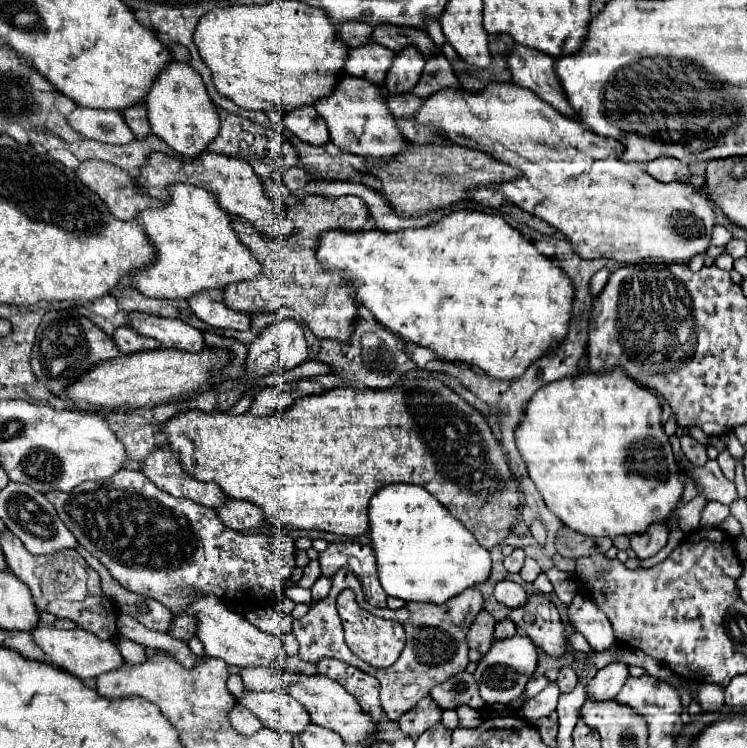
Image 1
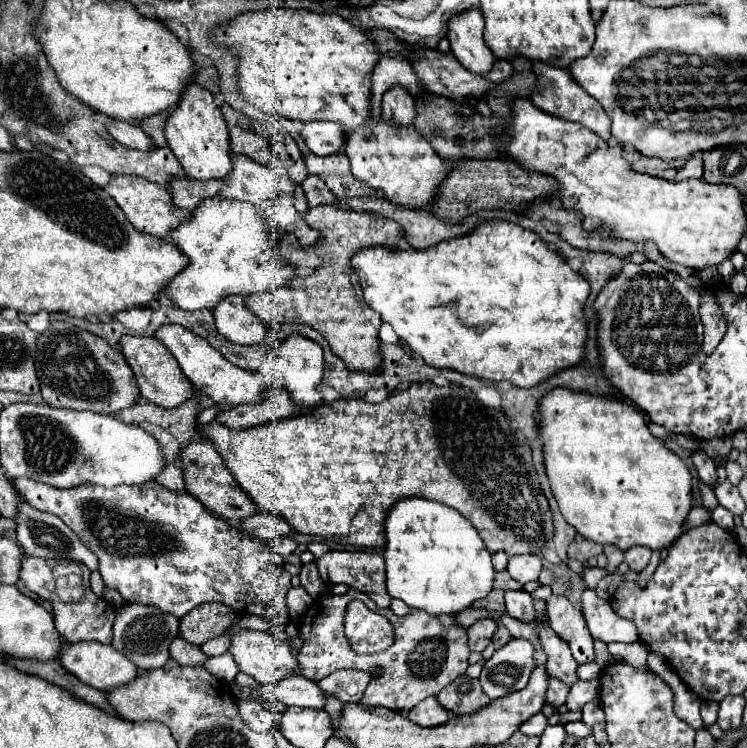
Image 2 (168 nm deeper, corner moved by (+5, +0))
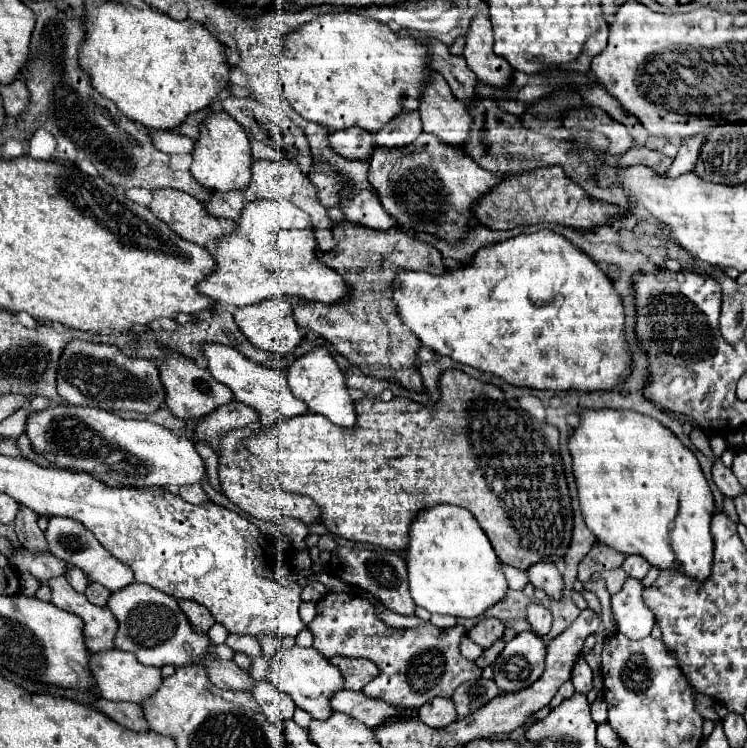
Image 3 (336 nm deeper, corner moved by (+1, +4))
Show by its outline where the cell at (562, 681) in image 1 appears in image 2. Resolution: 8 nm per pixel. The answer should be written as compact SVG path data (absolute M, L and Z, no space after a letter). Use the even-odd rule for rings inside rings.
M552 678L552 680L550 680L548 694L546 694L546 702L548 702L550 706L556 706L556 708L558 708L558 706L562 706L562 704L566 702L568 690L570 690L570 686L568 686L568 684L564 684L564 682L560 682L560 680Z

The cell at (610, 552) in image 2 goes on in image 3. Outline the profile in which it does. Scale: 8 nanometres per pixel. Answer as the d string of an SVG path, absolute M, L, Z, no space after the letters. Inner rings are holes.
M620 567L610 571L596 572L592 575L590 581L594 582L602 578L605 580L608 592L610 594L616 594L620 590L622 582L626 581L627 574Z

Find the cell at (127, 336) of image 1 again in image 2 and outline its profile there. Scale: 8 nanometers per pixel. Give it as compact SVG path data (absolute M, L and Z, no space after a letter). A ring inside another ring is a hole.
M122 336L120 348L122 348L126 362L134 370L142 396L148 402L152 402L160 408L176 408L194 396L192 382L182 374L176 358L170 354L170 350L160 340L144 338L144 336Z

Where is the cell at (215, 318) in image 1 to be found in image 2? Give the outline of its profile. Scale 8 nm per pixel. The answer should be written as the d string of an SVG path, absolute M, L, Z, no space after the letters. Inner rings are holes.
M230 296L214 308L218 332L234 344L254 346L270 338L270 330L246 306L246 296Z

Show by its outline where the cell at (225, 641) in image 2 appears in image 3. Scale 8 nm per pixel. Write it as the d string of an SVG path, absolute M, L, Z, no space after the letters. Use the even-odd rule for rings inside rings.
M230 634L226 638L226 644L236 650L236 652L246 652L250 658L254 656L260 656L260 646L258 646L258 640L250 634Z

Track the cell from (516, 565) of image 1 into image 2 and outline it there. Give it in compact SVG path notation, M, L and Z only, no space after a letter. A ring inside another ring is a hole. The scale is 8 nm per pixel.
M514 556L508 560L508 572L520 584L536 582L540 570L542 570L542 560L538 556Z

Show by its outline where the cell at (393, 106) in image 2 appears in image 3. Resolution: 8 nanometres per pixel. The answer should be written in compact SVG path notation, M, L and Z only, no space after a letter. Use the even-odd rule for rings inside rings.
M410 110L406 114L398 114L392 118L378 134L376 134L376 144L378 146L408 146L418 138L422 132L422 122L418 110Z

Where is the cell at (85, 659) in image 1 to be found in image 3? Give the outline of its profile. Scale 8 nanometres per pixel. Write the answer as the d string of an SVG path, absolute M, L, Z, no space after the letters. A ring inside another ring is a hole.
M118 648L112 650L102 650L98 654L90 654L88 658L88 668L92 672L92 678L96 686L100 688L100 694L106 700L128 700L140 704L144 698L148 698L162 682L160 668L150 668L138 662L134 652L124 652Z

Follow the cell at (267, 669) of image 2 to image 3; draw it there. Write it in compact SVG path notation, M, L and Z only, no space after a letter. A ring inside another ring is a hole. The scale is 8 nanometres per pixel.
M280 648L276 656L268 660L268 680L284 690L300 708L310 712L314 718L326 718L332 712L330 696L342 688L342 676L334 664L330 664L314 648Z

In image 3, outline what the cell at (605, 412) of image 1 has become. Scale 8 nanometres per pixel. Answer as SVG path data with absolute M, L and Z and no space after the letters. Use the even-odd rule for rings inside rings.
M588 408L582 410L580 426L568 438L568 450L582 518L598 542L626 556L640 554L658 568L682 568L688 576L698 580L710 576L714 552L710 518L714 514L714 498L696 456L668 428L634 410Z

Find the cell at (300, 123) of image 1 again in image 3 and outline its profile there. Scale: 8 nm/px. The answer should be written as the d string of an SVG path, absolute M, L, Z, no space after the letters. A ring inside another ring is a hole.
M354 126L354 128L346 128L346 130L336 130L332 134L328 134L330 140L330 148L350 160L368 160L370 158L370 150L374 148L374 138L370 132Z

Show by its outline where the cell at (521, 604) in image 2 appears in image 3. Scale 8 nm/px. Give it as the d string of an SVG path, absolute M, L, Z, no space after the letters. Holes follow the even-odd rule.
M530 602L526 606L526 620L530 622L532 626L532 632L536 634L548 634L550 632L550 626L552 626L552 616L550 616L550 610L538 602Z

